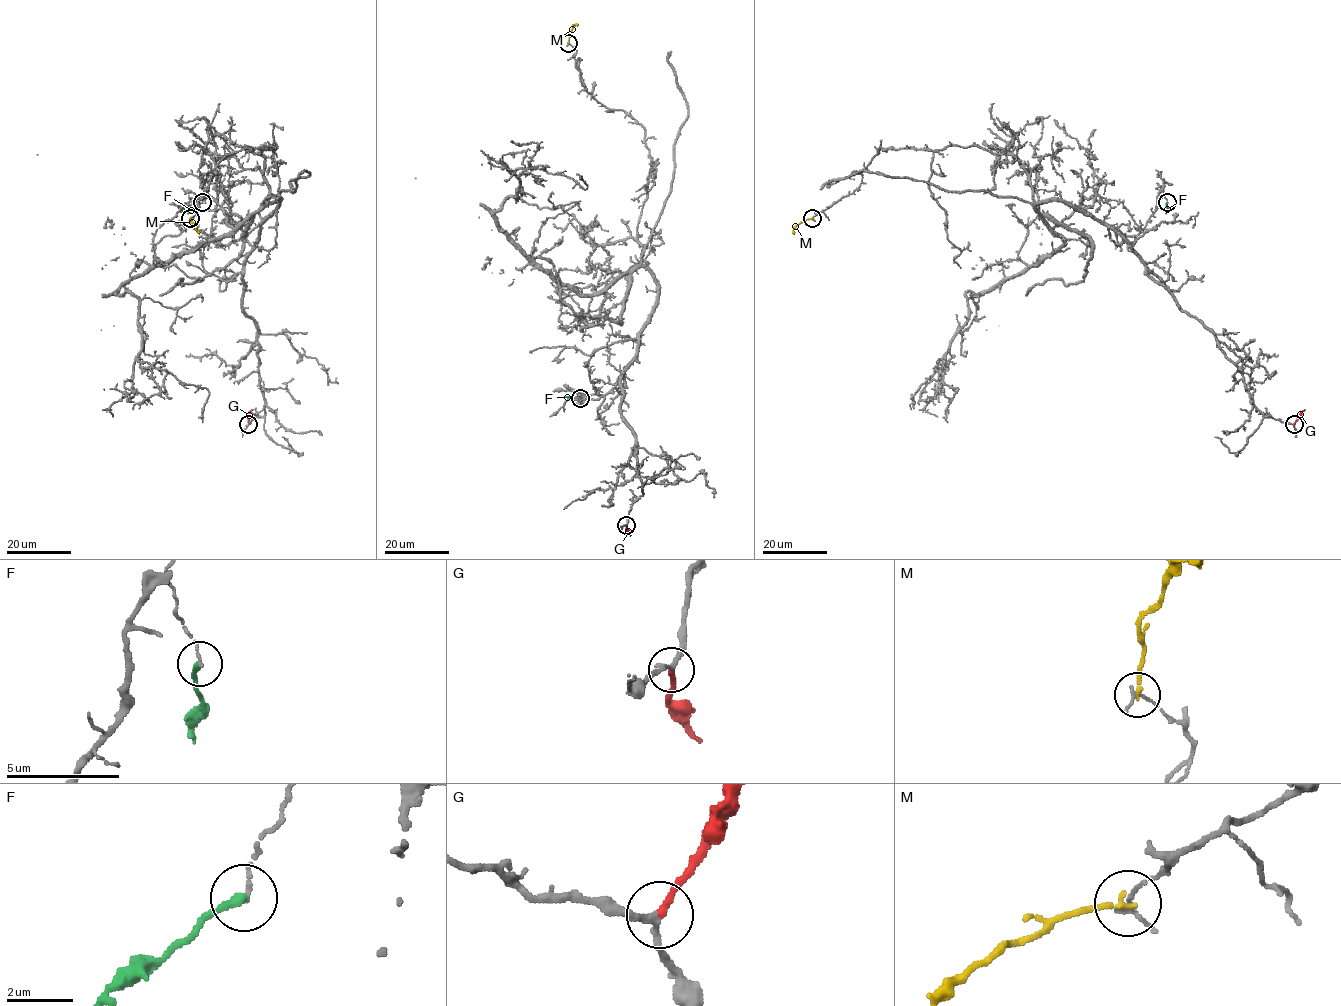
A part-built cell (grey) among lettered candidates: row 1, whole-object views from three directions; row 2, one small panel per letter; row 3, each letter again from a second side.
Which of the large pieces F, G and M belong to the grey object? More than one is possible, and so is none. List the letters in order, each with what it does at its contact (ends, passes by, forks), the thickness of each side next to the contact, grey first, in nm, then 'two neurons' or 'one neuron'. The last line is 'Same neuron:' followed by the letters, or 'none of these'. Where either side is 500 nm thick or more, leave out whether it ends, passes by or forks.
F: it ends there; 110 nm thick on the grey side, 260 nm on the other; two neurons
G: it ends there; 200 nm thick on the grey side, 220 nm on the other; one neuron
M: it ends there; 150 nm thick on the grey side, 200 nm on the other; two neurons
Same neuron: G

